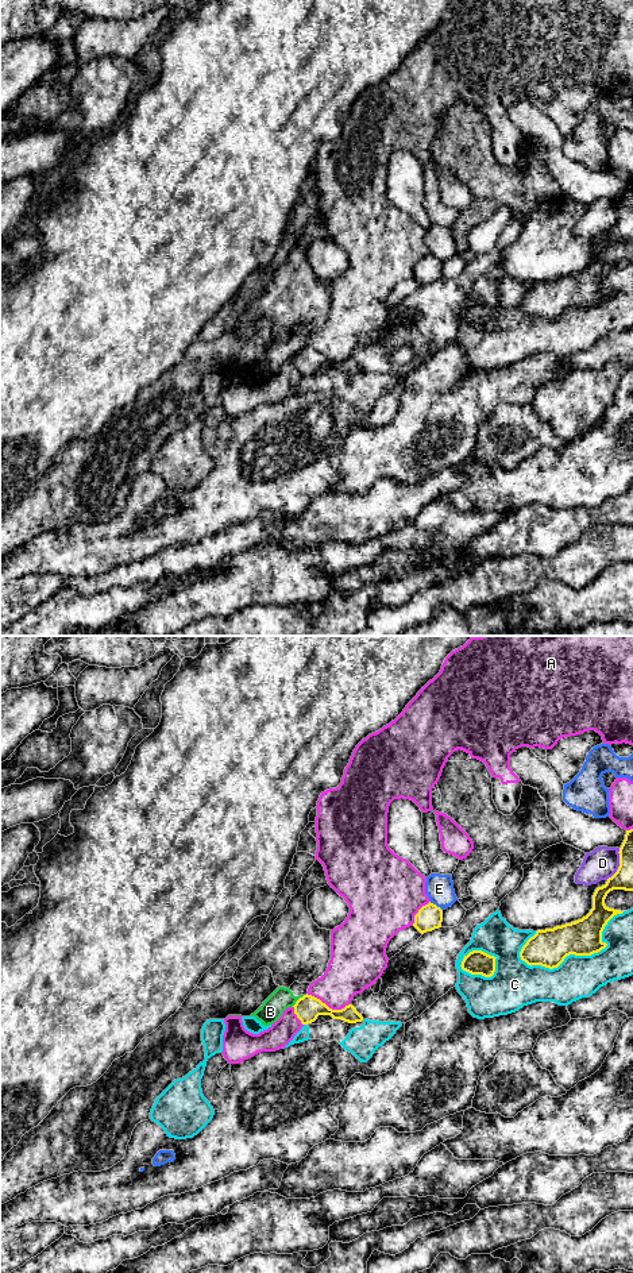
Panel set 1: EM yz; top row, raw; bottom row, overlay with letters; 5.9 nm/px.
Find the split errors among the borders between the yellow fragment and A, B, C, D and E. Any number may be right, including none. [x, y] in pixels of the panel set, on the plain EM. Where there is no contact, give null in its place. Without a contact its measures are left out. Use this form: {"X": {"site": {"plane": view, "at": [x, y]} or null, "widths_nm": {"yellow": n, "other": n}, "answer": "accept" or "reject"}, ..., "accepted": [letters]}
{"A": {"site": {"plane": "yz", "at": [327, 358]}, "widths_nm": {"yellow": 150, "other": 280}, "answer": "reject"}, "B": {"site": {"plane": "yz", "at": [297, 353]}, "widths_nm": {"yellow": 150, "other": 140}, "answer": "reject"}, "C": {"site": {"plane": "yz", "at": [582, 307]}, "widths_nm": {"yellow": 220, "other": 260}, "answer": "reject"}, "D": {"site": {"plane": "yz", "at": [620, 216]}, "widths_nm": {"yellow": 120, "other": 190}, "answer": "reject"}, "E": {"site": {"plane": "yz", "at": [435, 257]}, "widths_nm": {"yellow": 160, "other": 160}, "answer": "reject"}, "accepted": []}

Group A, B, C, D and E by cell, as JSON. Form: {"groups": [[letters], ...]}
{"groups": [["A"], ["B"], ["C"], ["D"], ["E"]]}

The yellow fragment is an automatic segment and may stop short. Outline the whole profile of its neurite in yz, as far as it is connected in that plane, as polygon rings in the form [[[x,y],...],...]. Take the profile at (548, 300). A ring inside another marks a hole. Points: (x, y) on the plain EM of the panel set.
[[[633,181],[626,182],[618,205],[620,219],[605,238],[595,242],[590,265],[575,274],[537,282],[520,304],[522,313],[553,321],[570,306],[591,308],[607,298],[602,283],[614,267],[624,263],[609,261],[605,251],[613,242],[633,243]]]

